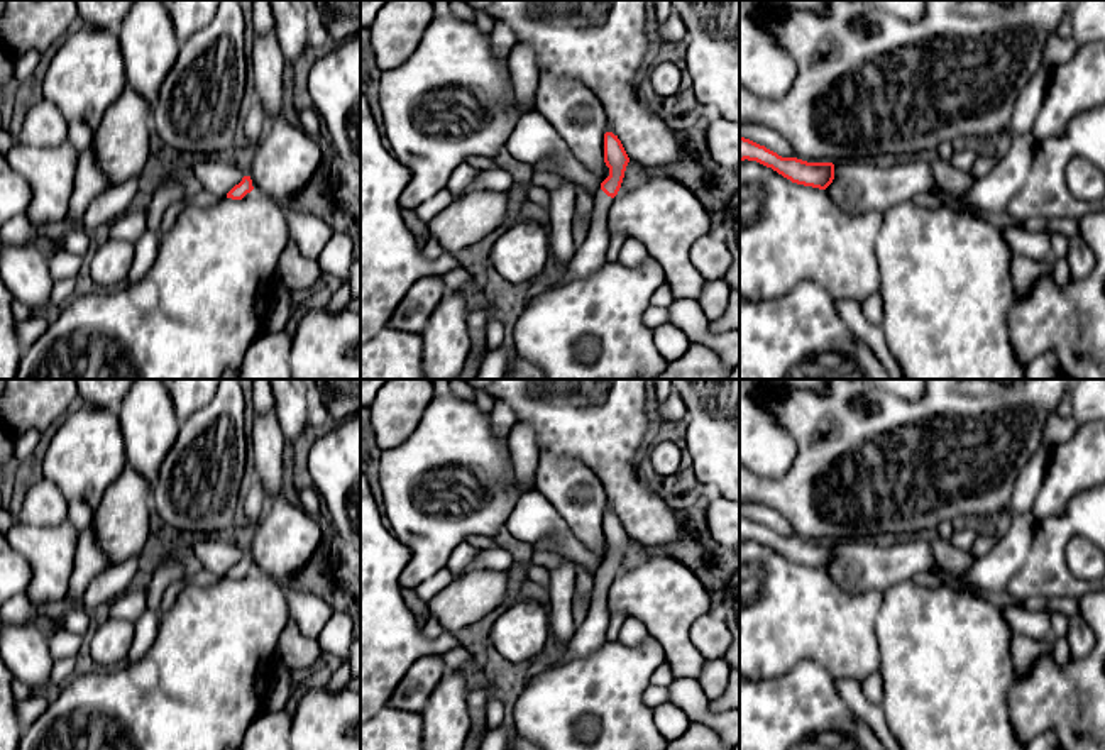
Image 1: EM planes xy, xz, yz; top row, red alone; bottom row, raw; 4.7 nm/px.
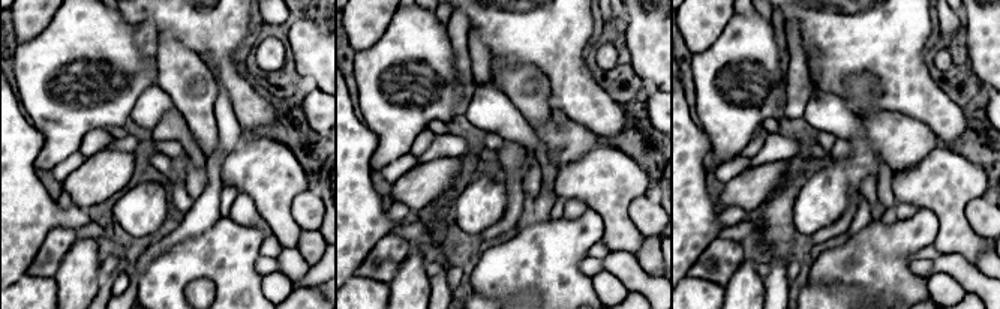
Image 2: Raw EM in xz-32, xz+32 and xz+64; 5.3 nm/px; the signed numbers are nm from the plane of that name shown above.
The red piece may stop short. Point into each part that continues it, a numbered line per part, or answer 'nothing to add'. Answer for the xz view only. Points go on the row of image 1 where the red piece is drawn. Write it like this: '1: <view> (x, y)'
1: xz (591, 254)

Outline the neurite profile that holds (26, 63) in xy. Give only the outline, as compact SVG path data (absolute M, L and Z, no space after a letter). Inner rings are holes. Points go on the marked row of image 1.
M22 51L15 56L14 73L19 83L32 80L32 74L41 61L41 52Z

